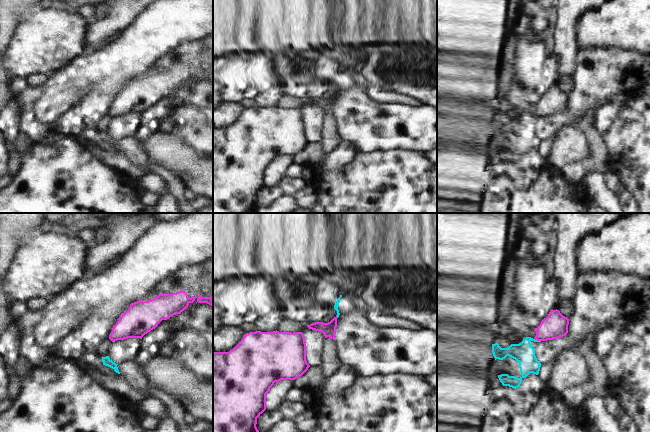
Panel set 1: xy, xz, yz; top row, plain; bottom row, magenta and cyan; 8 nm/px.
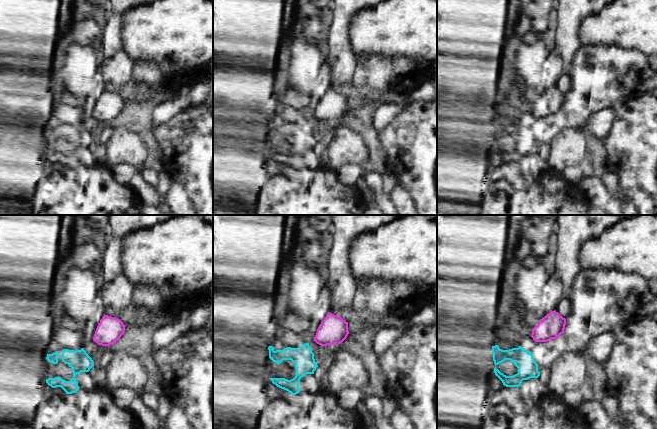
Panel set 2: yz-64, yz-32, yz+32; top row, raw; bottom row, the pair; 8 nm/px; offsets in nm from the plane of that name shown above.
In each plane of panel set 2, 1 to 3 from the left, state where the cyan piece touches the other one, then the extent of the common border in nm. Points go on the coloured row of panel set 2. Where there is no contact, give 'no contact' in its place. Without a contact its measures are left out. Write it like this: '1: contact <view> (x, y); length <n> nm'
1: no contact
2: no contact
3: no contact

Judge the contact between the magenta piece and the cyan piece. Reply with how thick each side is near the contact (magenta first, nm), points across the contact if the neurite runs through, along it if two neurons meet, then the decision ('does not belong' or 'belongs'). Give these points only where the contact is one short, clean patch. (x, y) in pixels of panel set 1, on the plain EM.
calibres 200 and 170 nm; border yz (534, 114), (540, 117); does not belong

